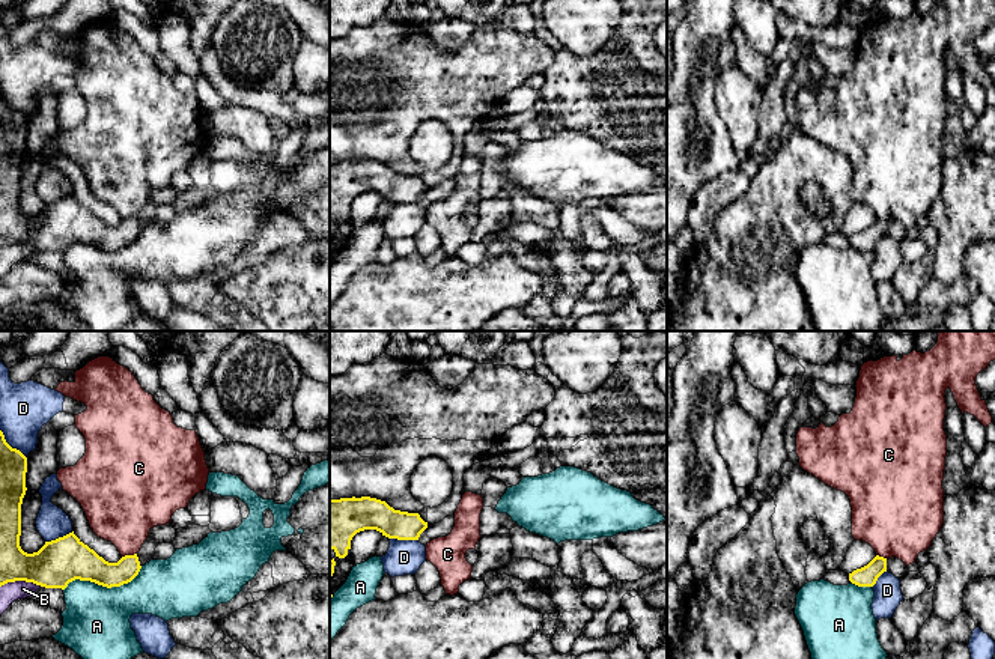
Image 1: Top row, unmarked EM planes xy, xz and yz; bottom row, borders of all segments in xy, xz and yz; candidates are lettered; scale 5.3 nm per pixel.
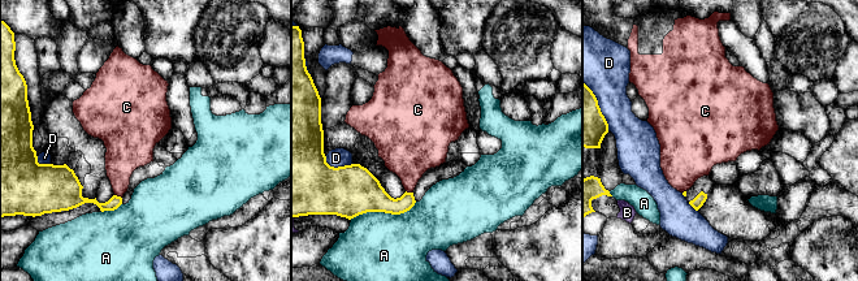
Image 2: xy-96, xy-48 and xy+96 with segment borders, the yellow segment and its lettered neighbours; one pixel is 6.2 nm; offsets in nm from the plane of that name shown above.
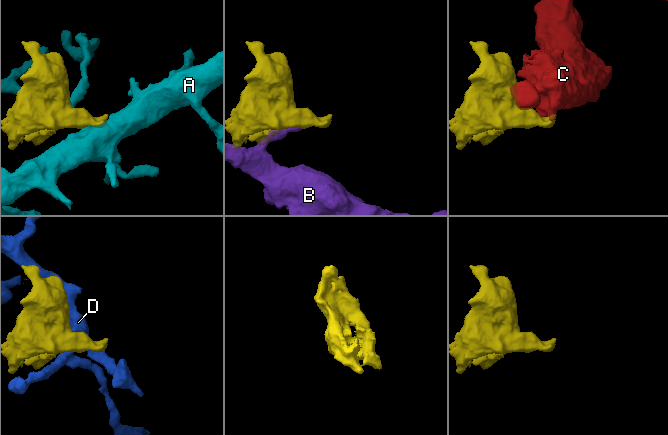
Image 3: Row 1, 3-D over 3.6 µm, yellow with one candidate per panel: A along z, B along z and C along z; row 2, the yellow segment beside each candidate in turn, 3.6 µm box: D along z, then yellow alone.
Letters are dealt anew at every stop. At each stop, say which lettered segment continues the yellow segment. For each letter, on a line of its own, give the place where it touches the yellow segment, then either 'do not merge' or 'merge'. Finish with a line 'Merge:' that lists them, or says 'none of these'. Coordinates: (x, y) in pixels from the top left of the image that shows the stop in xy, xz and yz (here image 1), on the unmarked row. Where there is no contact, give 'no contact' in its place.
A: contact xy (103, 249); do not merge
B: contact xy (20, 242); do not merge
C: contact xy (128, 218); do not merge
D: contact xz (404, 202); do not merge
Merge: none of these

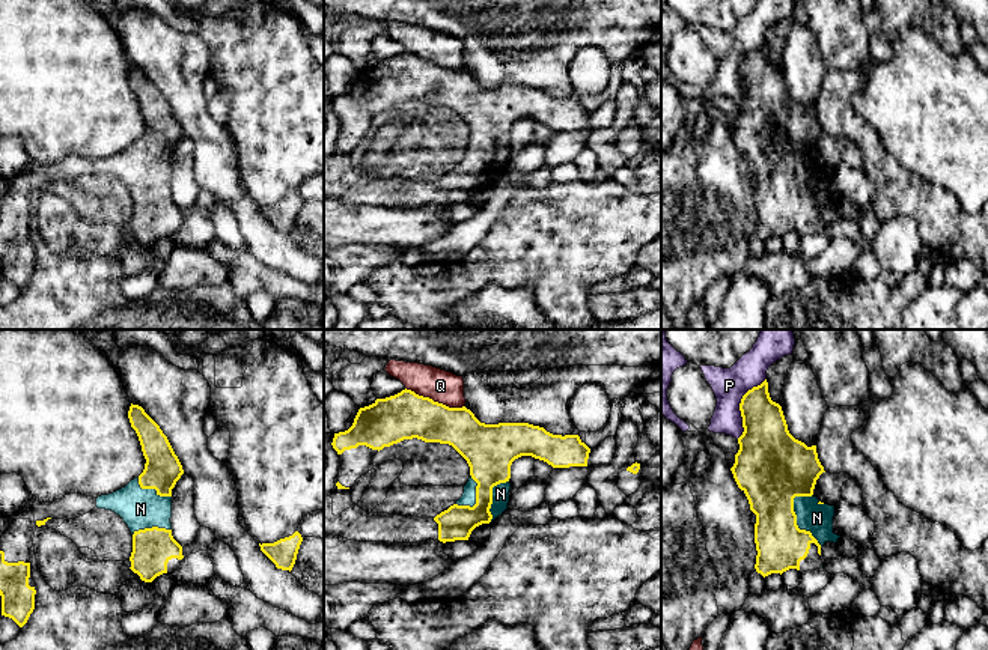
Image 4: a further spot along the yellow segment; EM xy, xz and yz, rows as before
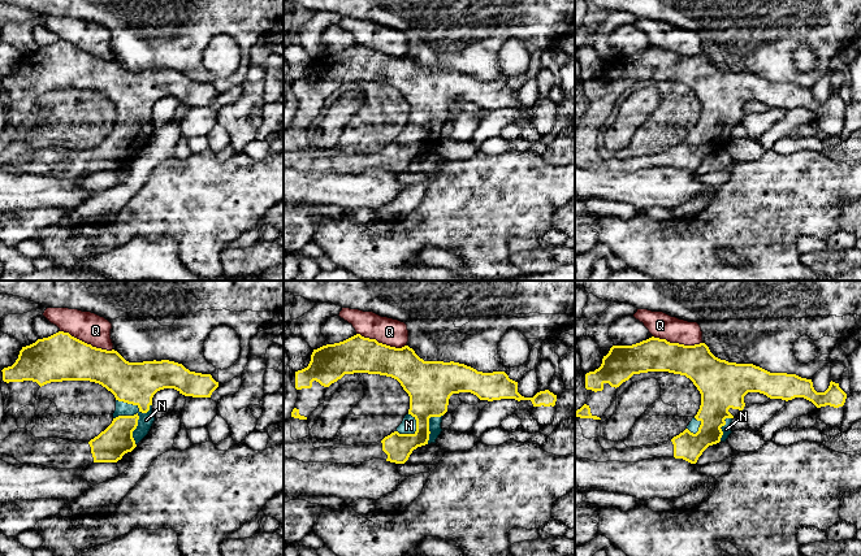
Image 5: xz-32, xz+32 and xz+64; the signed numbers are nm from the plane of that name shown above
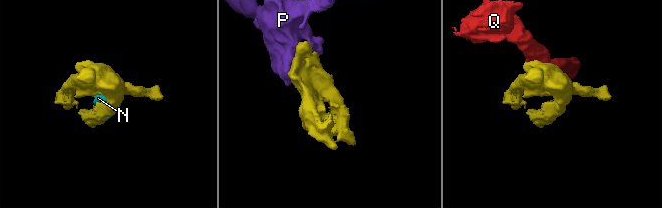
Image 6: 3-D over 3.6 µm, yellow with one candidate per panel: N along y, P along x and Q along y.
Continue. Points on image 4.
N: contact yz (795, 187); merge
P: contact yz (740, 69); do not merge
Q: contact xz (433, 63); do not merge
Merge: N

